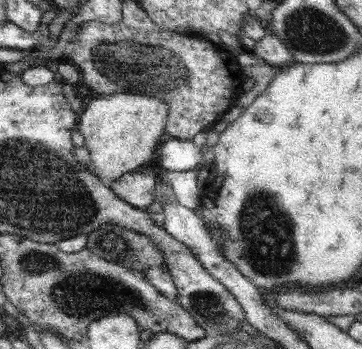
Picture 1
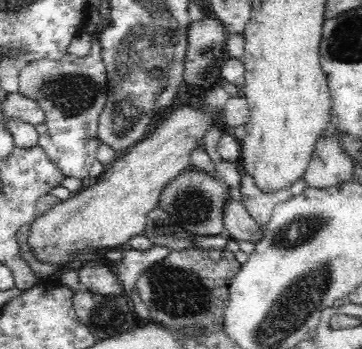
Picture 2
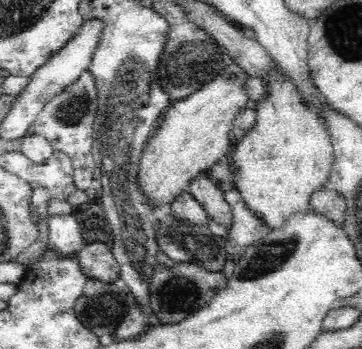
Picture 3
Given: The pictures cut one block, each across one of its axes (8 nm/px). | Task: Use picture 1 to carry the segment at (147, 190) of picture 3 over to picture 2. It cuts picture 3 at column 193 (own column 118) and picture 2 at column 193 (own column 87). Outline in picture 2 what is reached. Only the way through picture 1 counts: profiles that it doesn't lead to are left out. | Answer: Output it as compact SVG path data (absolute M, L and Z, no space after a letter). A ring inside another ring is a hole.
M216 82L206 88L204 96L190 106L174 108L142 142L134 144L126 154L116 158L96 184L86 186L82 192L54 206L44 216L32 222L30 244L40 260L66 264L72 254L80 254L84 248L118 248L126 246L134 236L146 234L146 218L160 204L160 194L170 180L178 174L192 170L192 150L204 150L204 138L210 128L218 126L218 112L224 112L230 94L224 84Z

